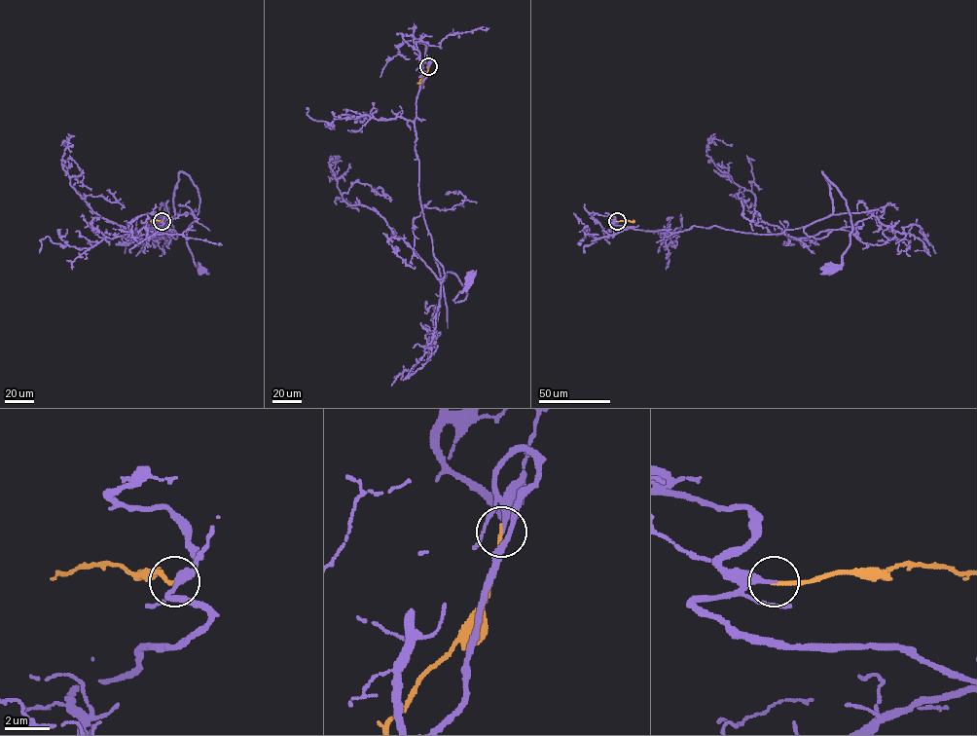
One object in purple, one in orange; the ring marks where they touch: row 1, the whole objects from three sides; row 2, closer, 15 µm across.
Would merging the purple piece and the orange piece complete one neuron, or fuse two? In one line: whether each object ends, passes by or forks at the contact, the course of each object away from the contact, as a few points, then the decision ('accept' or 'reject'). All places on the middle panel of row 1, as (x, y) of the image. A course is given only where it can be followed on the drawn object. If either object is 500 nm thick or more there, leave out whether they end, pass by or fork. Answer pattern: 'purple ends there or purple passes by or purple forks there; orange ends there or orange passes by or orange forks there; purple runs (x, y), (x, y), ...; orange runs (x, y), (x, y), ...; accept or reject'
purple ends there; orange ends there; purple runs (428, 66), (415, 122), (421, 207), (440, 282), (452, 272), (466, 290), (455, 302), (470, 278); orange runs (428, 66), (417, 82); accept

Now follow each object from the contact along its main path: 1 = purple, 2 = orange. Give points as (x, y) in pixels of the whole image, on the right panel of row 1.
1: (616, 221), (644, 231), (778, 234), (832, 213), (822, 171), (846, 200), (851, 229), (842, 262), (828, 270)
2: (616, 221), (633, 219)

